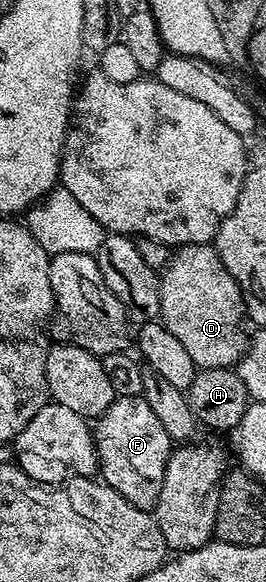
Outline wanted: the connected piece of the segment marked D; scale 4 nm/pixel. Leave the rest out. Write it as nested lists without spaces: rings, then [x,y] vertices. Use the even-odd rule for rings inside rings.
[[[184,243],[182,247],[176,247],[170,252],[169,258],[159,275],[159,314],[164,327],[169,329],[169,333],[173,333],[173,337],[177,337],[177,341],[181,341],[181,345],[185,345],[185,353],[189,353],[189,357],[195,363],[196,368],[204,367],[231,367],[238,360],[239,356],[245,350],[245,339],[243,343],[243,335],[239,332],[239,326],[245,323],[245,312],[243,310],[243,295],[239,292],[237,281],[229,273],[229,269],[225,269],[225,265],[221,261],[221,257],[215,251],[211,243]]]

